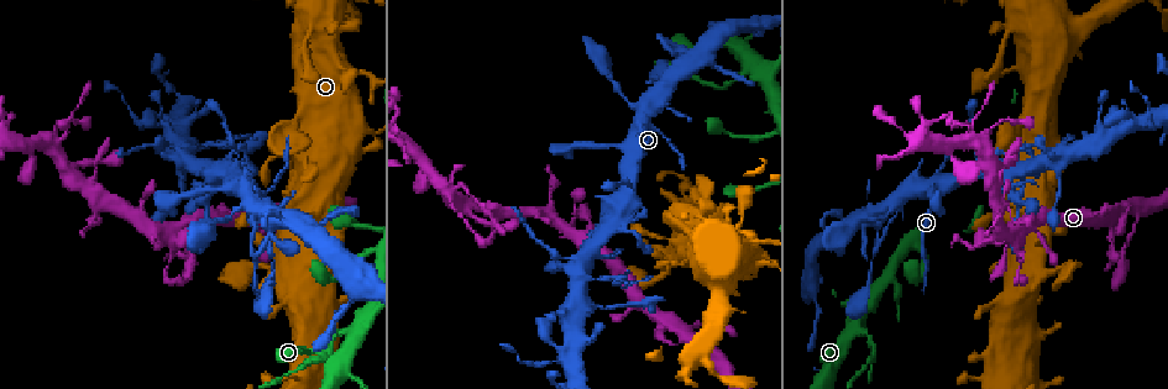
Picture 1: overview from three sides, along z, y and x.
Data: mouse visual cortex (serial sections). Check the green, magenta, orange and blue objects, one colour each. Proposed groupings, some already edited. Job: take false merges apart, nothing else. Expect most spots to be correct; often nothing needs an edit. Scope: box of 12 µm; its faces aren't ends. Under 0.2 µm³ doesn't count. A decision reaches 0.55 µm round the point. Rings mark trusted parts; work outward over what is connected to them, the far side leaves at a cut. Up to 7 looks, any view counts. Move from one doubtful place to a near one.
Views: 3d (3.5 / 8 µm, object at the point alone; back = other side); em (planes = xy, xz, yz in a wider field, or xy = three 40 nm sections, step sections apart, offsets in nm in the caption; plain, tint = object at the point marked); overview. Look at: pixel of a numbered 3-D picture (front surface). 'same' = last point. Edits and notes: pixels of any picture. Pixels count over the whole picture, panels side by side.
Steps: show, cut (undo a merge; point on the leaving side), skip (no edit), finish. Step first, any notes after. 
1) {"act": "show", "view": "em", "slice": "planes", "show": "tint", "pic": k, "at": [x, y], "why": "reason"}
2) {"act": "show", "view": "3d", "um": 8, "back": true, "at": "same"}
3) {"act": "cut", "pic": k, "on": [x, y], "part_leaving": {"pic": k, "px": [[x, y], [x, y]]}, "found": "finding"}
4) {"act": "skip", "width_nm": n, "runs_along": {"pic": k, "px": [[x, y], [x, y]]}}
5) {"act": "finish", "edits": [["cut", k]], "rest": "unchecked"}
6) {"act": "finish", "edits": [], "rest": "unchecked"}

{"act": "show", "view": "3d", "um": 3.5, "pic": 1, "at": [875, 359], "why": "abrupt turn"}

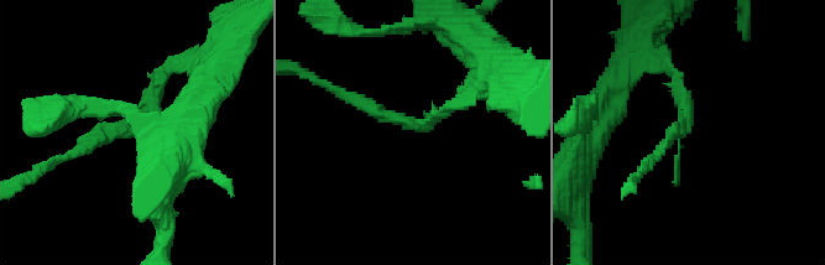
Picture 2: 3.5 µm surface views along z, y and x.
{"act": "show", "view": "em", "slice": "xy", "step": 5, "show": "tint", "pic": 2, "at": [690, 121], "why": "need the tissue"}

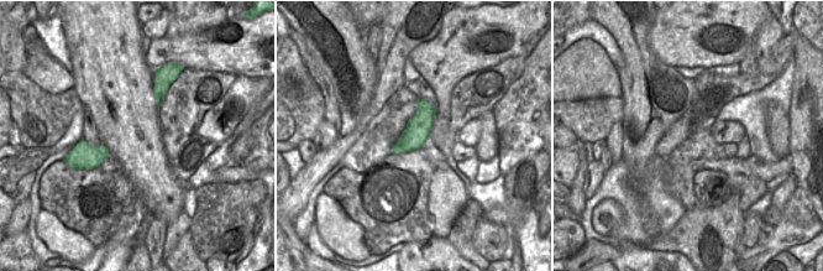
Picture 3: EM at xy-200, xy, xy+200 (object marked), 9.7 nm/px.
{"act": "skip", "found": "one cell here"}

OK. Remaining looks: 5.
{"act": "show", "view": "3d", "um": 3.5, "pic": 1, "at": [635, 141], "why": "sudden change in width"}

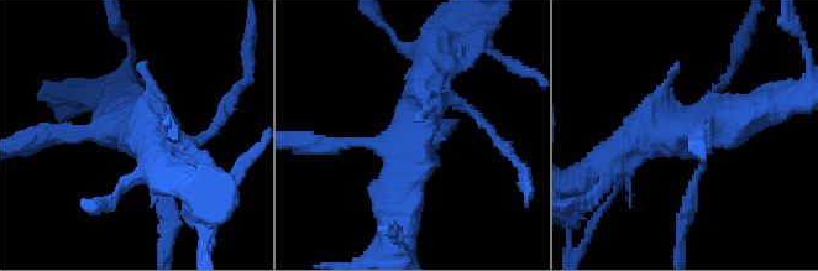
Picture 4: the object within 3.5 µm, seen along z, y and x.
{"act": "show", "view": "em", "slice": "xy", "step": 2, "show": "tint", "pic": 4, "at": [413, 139]}

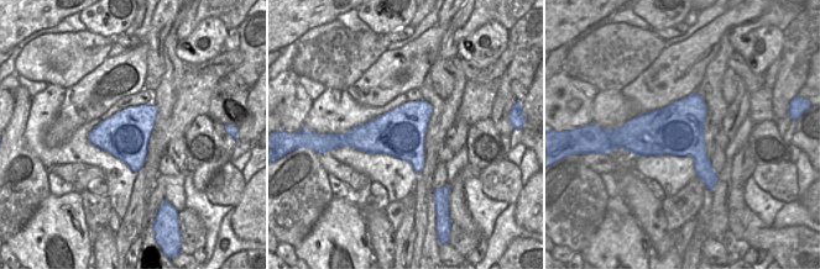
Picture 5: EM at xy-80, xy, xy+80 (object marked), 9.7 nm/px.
{"act": "skip", "runs_along": {"pic": 4, "px": [[690, 206], [703, 168], [693, 137], [763, 107]]}, "found": "one cell here"}

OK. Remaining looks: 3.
{"act": "show", "view": "3d", "um": 3.5, "back": true, "pic": 1, "at": [13, 116], "why": "abrupt turn"}

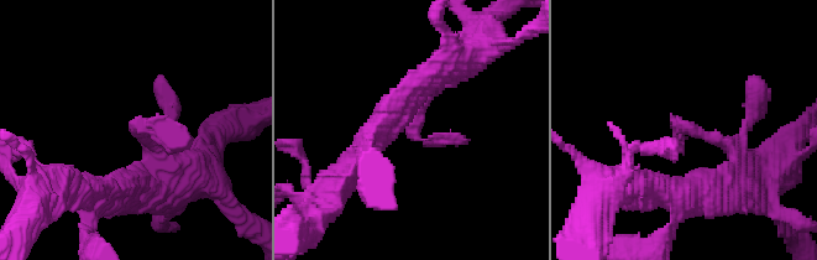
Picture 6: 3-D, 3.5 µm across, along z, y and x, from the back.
{"act": "show", "view": "em", "slice": "xy", "step": 2, "show": "tint", "pic": 6, "at": [415, 127], "why": "shape alone is not enough"}

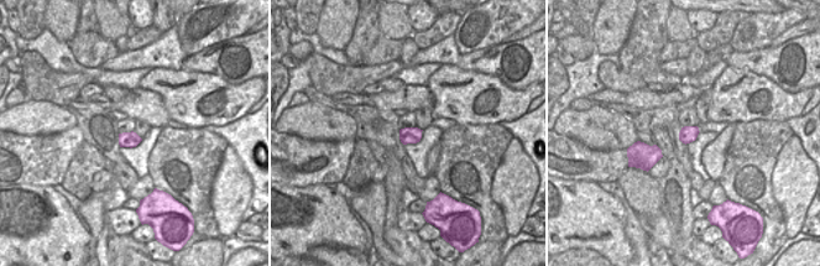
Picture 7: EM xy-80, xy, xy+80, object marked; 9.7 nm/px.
{"act": "skip", "runs_along": {"pic": 6, "px": [[427, 79], [415, 134], [461, 140]]}, "found": "one cell here"}

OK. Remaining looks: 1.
{"act": "finish", "edits": [], "rest": "unchecked"}

